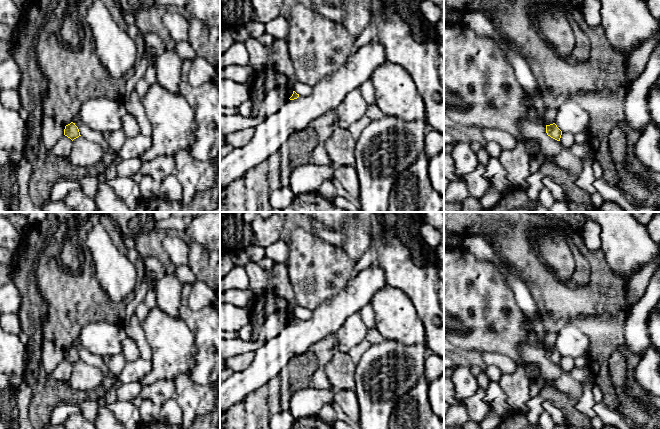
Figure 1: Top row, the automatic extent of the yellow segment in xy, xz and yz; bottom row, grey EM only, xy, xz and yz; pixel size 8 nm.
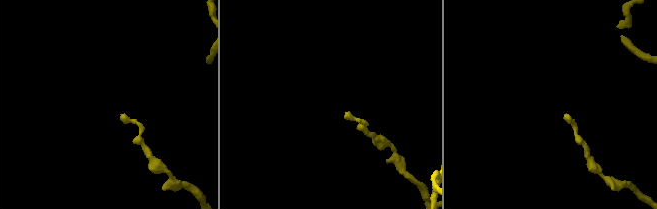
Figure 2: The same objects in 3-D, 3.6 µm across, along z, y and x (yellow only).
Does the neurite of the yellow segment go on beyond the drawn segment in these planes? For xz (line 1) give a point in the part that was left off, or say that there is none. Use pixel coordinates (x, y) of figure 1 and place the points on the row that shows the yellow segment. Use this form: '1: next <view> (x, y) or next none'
1: next none

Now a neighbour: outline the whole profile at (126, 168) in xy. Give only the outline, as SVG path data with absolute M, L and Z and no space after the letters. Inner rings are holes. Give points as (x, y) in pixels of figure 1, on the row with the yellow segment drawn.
M138 157L120 160L117 165L117 176L132 177L137 172L140 172L143 162Z

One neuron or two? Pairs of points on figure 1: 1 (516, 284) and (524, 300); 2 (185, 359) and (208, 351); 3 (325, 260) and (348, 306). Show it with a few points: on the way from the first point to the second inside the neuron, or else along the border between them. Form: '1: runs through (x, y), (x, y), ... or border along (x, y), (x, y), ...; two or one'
1: runs through (519, 288), (523, 296); one
2: border along (193, 333), (195, 364), (187, 374); two
3: border along (351, 278), (330, 299), (321, 303); two

